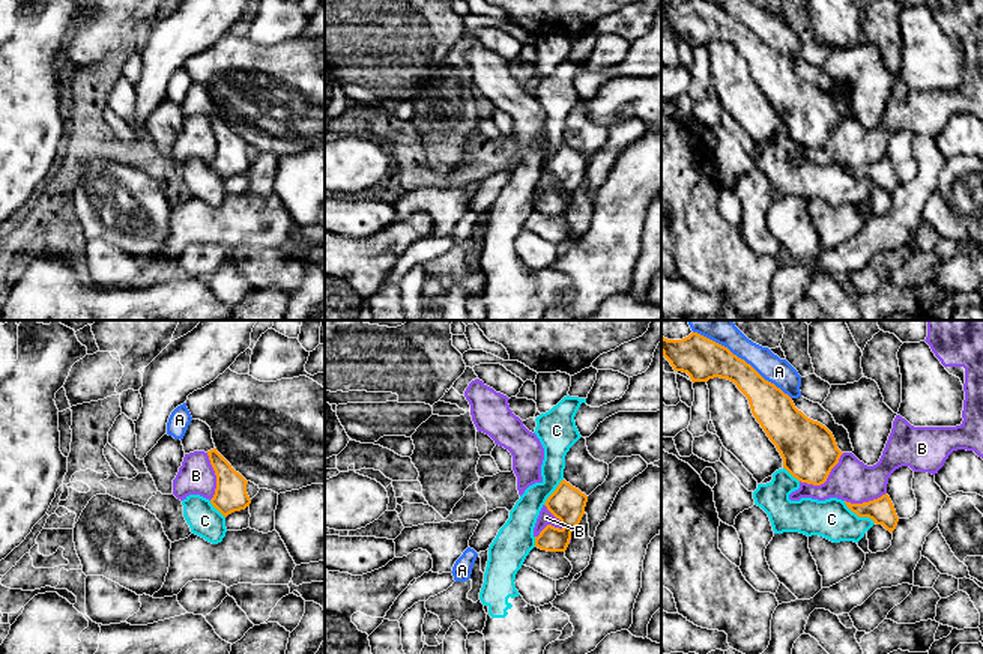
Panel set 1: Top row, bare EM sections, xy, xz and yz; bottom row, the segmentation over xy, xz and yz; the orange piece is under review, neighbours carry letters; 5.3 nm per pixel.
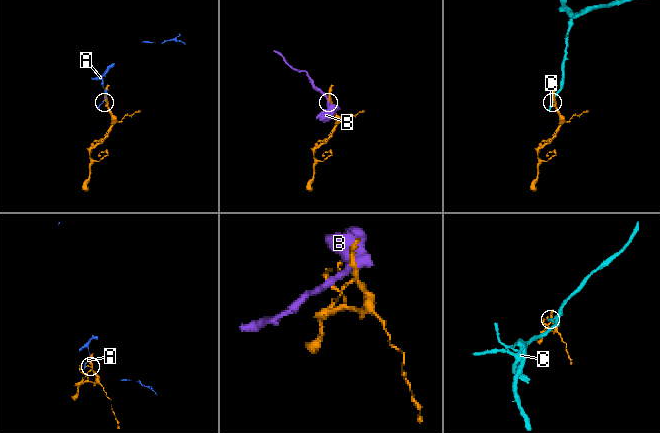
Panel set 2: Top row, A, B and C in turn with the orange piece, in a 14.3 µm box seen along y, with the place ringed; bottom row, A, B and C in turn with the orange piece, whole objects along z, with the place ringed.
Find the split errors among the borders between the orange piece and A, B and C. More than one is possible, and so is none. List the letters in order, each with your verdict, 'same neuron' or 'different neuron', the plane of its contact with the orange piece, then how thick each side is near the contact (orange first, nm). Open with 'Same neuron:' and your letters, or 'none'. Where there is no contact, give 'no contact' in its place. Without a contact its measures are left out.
Same neuron: none
A: different neuron | yz | 220/140 nm
B: different neuron | yz | 300/220 nm
C: different neuron | yz | 140/220 nm

